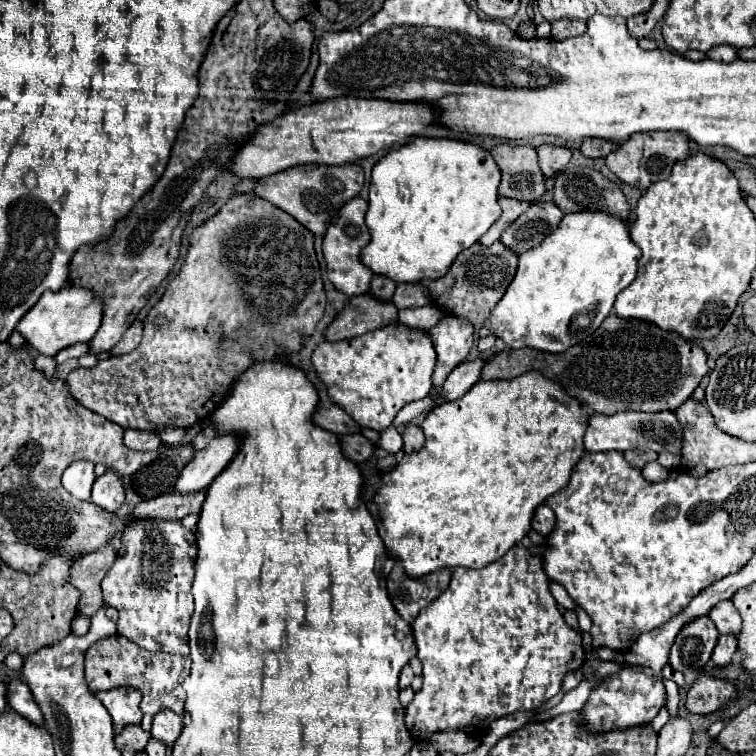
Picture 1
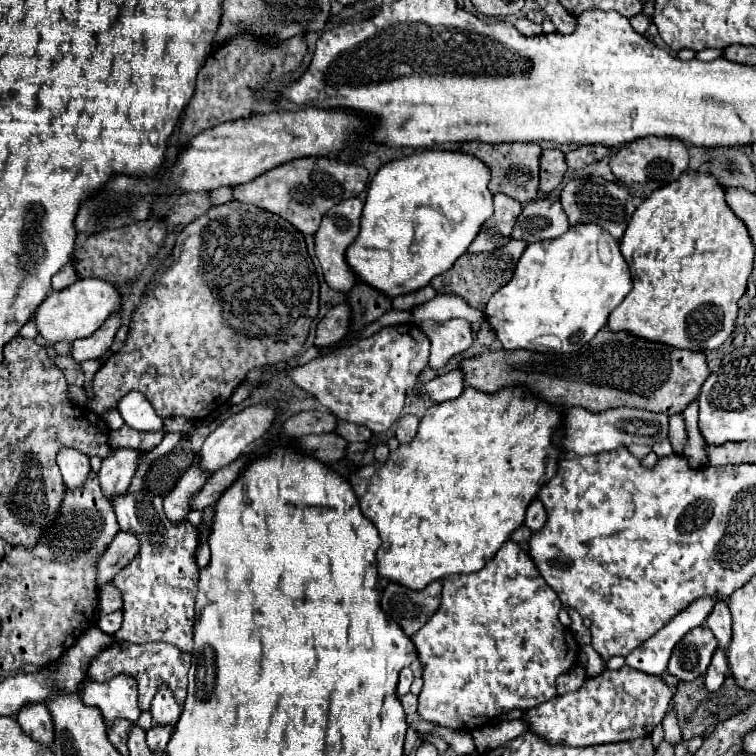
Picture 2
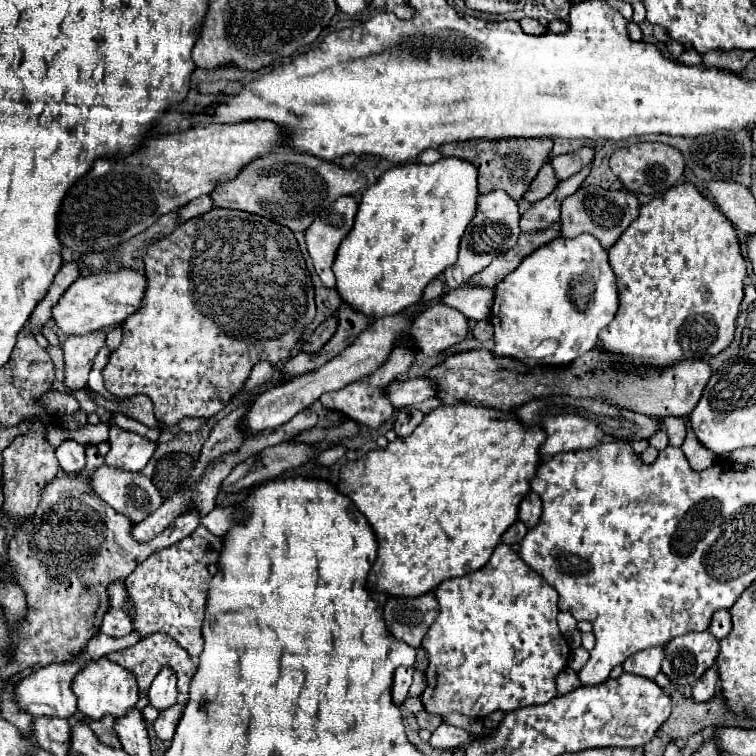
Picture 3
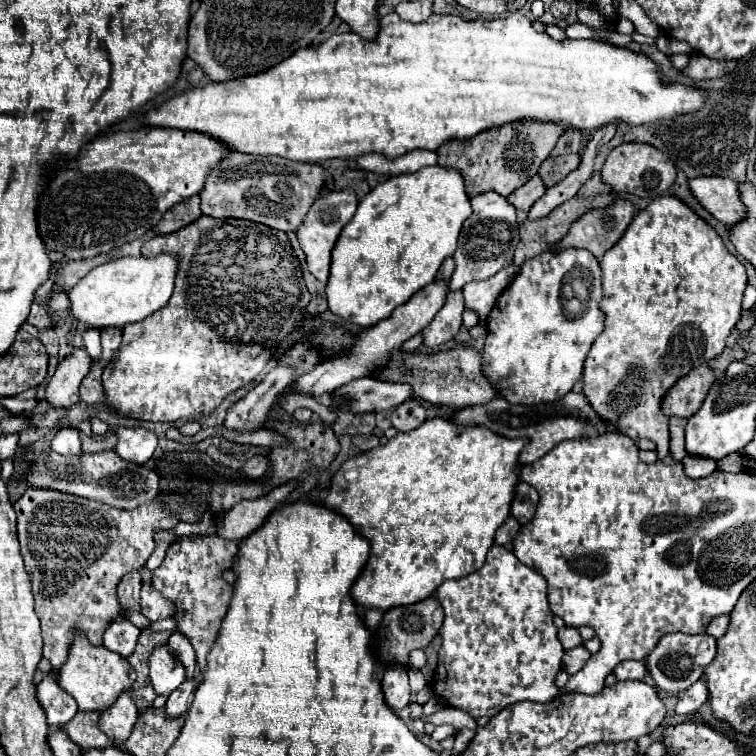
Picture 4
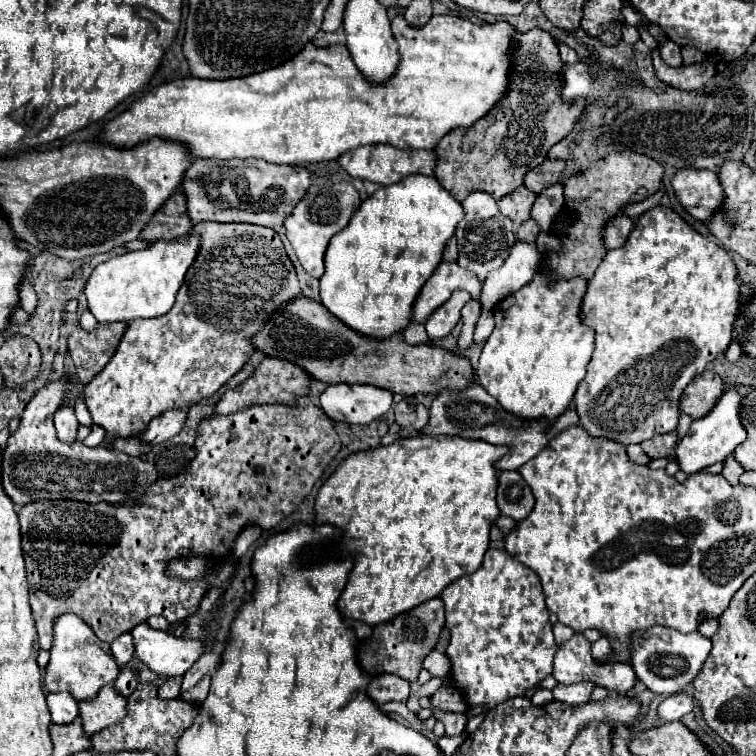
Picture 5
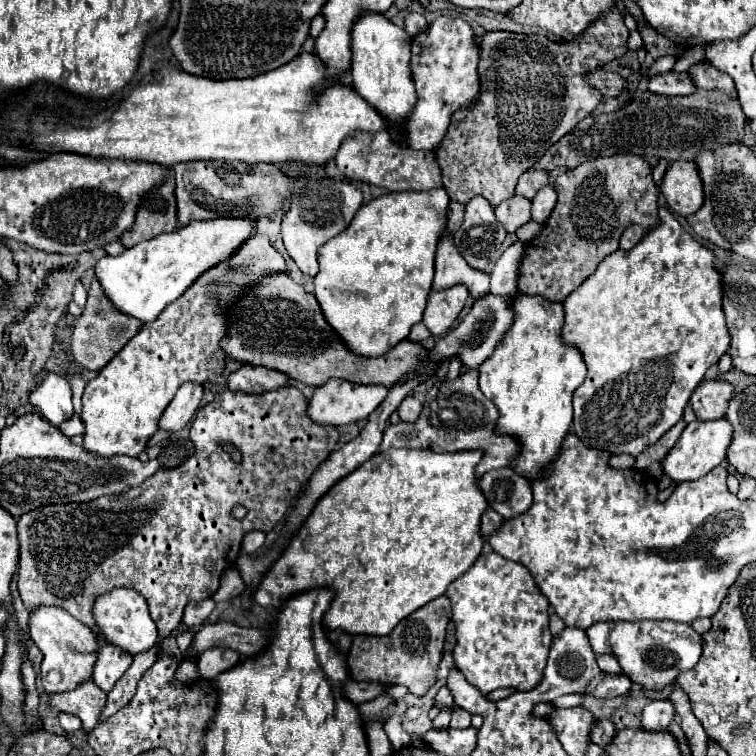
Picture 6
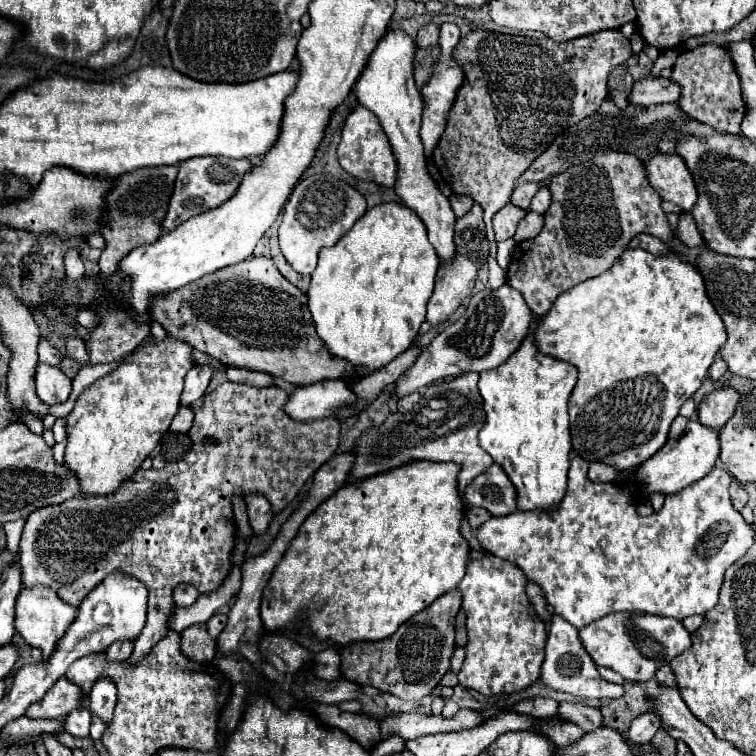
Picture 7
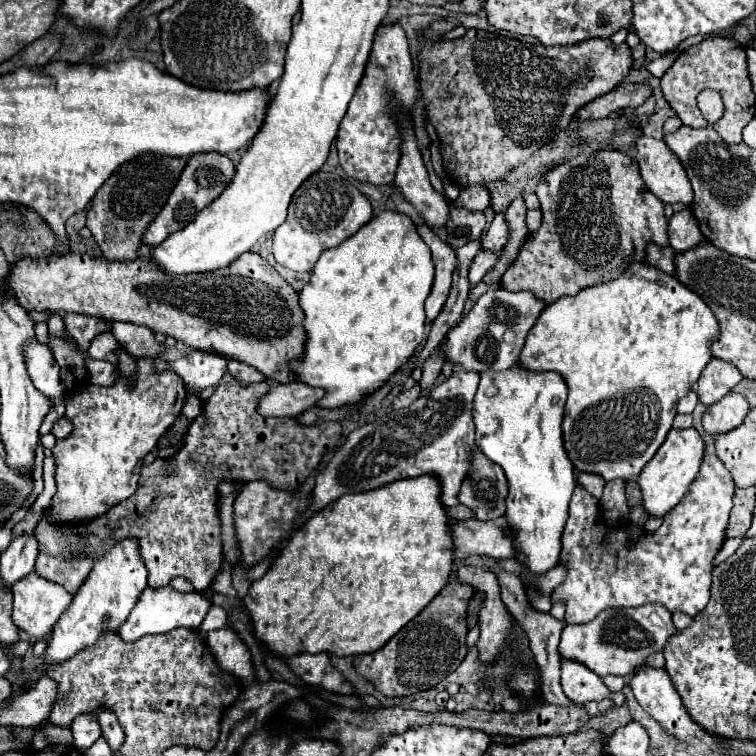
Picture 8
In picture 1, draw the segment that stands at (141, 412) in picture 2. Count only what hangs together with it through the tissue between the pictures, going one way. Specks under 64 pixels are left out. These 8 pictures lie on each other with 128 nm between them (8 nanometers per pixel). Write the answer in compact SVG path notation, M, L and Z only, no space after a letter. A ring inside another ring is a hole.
M164 428L162 432L160 432L160 440L162 442L166 442L166 444L174 444L174 442L178 442L178 436L184 436L184 428Z

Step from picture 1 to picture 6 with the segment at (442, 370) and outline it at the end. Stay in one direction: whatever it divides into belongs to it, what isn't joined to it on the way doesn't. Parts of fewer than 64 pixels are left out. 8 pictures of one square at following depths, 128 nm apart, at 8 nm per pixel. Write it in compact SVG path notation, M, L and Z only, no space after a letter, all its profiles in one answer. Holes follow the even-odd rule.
M454 286L448 288L446 292L436 292L428 296L422 322L432 332L432 336L442 336L450 330L450 326L462 312L466 300L468 300L468 292L462 286Z

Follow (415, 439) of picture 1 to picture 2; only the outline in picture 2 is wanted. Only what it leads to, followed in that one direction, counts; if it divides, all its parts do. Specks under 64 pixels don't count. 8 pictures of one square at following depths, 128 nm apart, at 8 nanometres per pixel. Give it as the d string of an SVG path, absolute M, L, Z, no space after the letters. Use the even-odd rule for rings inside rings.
M404 416L396 428L396 438L400 444L410 444L414 436L418 434L418 418L416 416Z

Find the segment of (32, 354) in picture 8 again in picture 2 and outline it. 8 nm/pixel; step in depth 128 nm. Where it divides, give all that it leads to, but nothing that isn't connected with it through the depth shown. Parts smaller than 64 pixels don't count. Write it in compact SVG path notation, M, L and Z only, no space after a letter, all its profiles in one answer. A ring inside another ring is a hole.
M62 450L58 454L58 466L64 476L66 488L82 488L90 474L90 460L82 452Z

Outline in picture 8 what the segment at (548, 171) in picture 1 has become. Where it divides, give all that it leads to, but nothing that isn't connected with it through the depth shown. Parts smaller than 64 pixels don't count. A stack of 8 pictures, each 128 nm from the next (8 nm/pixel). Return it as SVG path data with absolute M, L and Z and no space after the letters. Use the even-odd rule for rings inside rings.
M498 212L498 214L494 214L494 220L492 220L492 224L490 224L488 232L486 232L486 238L482 240L482 246L486 250L500 250L506 244L508 238L510 238L508 222L506 222L504 214Z

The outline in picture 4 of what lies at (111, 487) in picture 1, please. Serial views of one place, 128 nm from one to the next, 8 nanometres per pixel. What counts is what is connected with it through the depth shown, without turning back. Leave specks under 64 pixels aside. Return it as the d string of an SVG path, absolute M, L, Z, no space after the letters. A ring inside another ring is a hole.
M114 428L116 434L116 446L114 452L122 456L126 462L134 464L146 464L154 450L156 450L156 434L146 428Z

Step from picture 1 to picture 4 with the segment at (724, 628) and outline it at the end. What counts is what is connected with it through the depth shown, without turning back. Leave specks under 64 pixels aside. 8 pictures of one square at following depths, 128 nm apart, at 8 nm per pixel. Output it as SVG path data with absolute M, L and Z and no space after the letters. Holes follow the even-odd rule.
M718 616L718 618L714 618L714 620L708 624L706 634L714 636L714 638L720 638L720 636L722 636L722 632L726 632L726 630L728 630L728 622L730 622L730 618L728 618L728 616Z

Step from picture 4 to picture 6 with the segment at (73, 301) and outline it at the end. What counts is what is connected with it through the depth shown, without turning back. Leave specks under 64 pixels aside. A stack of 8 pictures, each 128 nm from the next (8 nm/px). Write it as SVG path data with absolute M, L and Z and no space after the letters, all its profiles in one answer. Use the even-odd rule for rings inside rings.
M218 218L190 222L178 232L160 234L136 244L120 256L106 256L98 260L96 278L118 312L134 316L140 322L152 322L204 272L204 268L226 260L226 256L230 256L230 252L234 252L234 248L238 248L238 244L242 244L250 234L252 220Z

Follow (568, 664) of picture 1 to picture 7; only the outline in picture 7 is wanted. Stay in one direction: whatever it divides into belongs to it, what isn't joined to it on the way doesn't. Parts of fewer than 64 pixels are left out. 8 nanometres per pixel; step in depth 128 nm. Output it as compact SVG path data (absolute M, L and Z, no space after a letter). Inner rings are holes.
M492 554L480 560L470 560L466 576L458 584L462 592L462 610L466 614L466 658L458 672L458 682L464 688L484 696L512 694L528 688L540 676L546 624L538 618L534 604L526 594L524 572Z

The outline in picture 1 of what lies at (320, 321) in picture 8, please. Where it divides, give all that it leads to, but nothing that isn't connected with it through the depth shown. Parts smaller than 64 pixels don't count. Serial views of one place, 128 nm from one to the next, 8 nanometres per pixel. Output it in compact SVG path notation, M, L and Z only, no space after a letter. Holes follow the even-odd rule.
M416 138L386 154L372 168L370 208L366 214L372 242L362 250L362 262L376 274L390 276L394 282L420 282L422 278L444 276L454 258L464 248L476 244L500 218L498 184L500 168L494 158L486 148L472 142L452 138Z

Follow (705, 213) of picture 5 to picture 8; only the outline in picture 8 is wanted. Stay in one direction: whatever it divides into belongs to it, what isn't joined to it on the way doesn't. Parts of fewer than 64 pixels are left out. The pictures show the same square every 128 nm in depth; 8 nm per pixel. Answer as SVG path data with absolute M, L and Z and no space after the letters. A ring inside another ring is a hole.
M648 136L638 138L638 166L650 192L654 192L664 204L692 204L692 186L678 156L670 152L664 140Z

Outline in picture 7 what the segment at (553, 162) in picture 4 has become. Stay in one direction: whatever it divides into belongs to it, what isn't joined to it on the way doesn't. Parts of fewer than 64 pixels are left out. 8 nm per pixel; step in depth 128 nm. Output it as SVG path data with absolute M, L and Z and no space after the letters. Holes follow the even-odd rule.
M524 182L524 184L520 184L520 186L514 188L514 194L512 194L512 200L510 202L528 210L530 208L530 200L532 200L532 196L538 190L540 190L540 186L536 182Z

